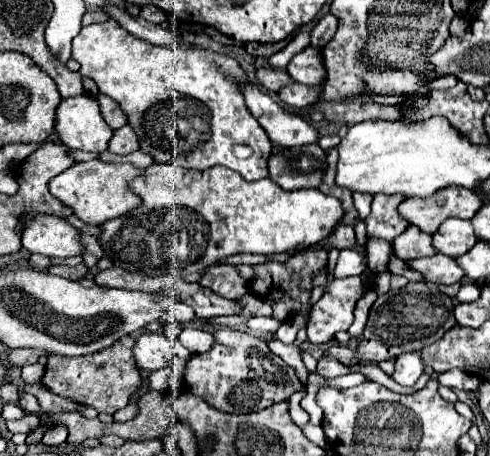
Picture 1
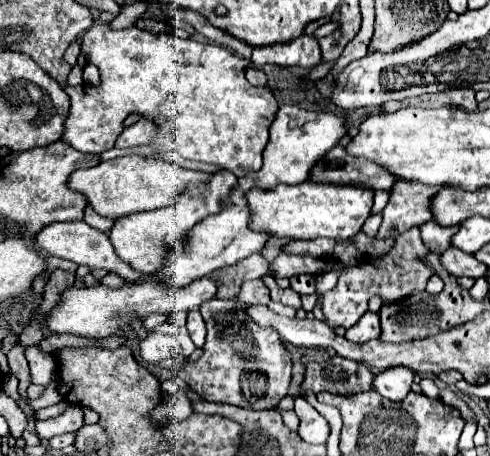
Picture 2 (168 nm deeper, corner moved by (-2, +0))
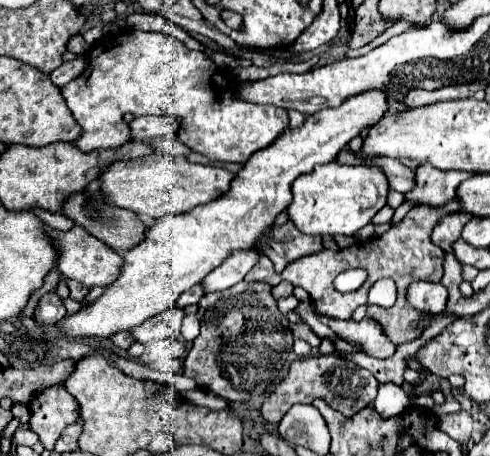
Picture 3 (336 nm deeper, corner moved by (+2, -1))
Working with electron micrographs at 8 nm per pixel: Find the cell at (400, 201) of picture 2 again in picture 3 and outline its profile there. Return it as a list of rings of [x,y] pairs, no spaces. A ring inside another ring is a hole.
[[[420,166],[416,172],[416,184],[410,192],[404,194],[406,202],[414,202],[416,206],[444,206],[452,202],[456,188],[462,180],[468,180],[472,174],[460,170],[436,170],[432,166]]]

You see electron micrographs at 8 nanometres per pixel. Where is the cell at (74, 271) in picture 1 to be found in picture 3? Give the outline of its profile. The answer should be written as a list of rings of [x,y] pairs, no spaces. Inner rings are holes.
[[[48,292],[48,294],[38,302],[36,312],[34,312],[34,320],[36,320],[40,326],[56,324],[56,322],[60,322],[64,316],[66,316],[66,308],[64,308],[62,298],[60,298],[56,292]]]

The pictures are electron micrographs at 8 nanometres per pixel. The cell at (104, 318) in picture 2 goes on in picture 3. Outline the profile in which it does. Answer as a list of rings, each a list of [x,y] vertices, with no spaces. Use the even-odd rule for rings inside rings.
[[[254,248],[234,252],[232,256],[226,258],[226,262],[222,262],[222,266],[212,270],[212,274],[208,274],[202,280],[204,292],[220,292],[220,290],[228,290],[234,284],[238,284],[240,280],[244,280],[246,272],[256,264],[258,256],[260,254]]]

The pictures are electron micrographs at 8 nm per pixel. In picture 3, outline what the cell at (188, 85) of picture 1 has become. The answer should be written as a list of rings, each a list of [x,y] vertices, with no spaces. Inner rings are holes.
[[[128,30],[116,40],[110,38],[98,44],[90,56],[86,72],[74,80],[70,90],[62,88],[68,108],[82,128],[74,144],[82,152],[122,146],[130,136],[124,122],[126,112],[136,116],[178,116],[182,122],[178,140],[210,162],[246,164],[254,152],[272,144],[288,126],[284,108],[256,106],[236,98],[238,84],[228,80],[206,52],[188,50],[166,34]]]

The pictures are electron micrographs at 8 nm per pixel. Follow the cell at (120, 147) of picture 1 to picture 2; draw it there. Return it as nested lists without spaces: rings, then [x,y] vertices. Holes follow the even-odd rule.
[[[140,119],[134,125],[126,127],[120,137],[116,139],[116,147],[136,147],[136,145],[148,145],[158,135],[158,125],[152,119]]]

